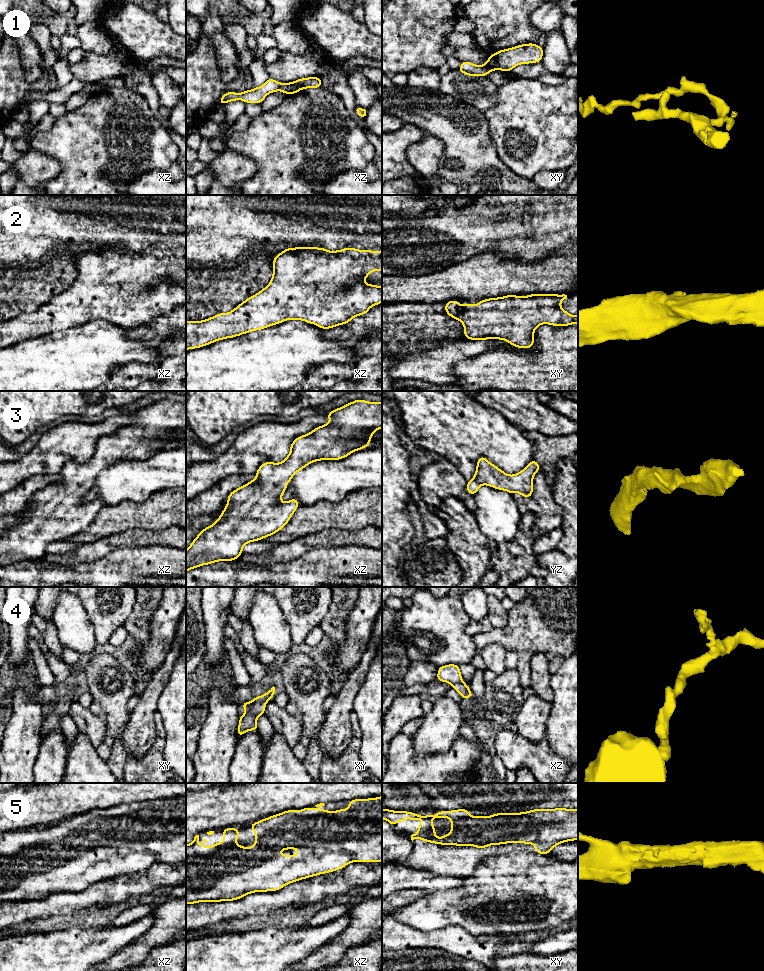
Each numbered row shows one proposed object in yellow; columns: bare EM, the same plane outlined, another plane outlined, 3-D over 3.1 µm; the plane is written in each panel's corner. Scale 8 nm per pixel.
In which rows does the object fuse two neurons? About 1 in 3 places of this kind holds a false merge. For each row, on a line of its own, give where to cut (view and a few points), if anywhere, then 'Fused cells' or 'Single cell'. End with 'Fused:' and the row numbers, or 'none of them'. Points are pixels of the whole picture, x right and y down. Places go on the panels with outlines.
1: Split along xy (488, 60), (495, 69). Fused cells
2: No split. Single cell
3: No split. Single cell
4: No split. Single cell
5: No split. Single cell
Fused: 1

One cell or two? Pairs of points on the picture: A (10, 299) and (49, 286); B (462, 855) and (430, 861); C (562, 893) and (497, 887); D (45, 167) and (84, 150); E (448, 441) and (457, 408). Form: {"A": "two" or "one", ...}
{"A": "one", "B": "one", "C": "one", "D": "two", "E": "one"}

